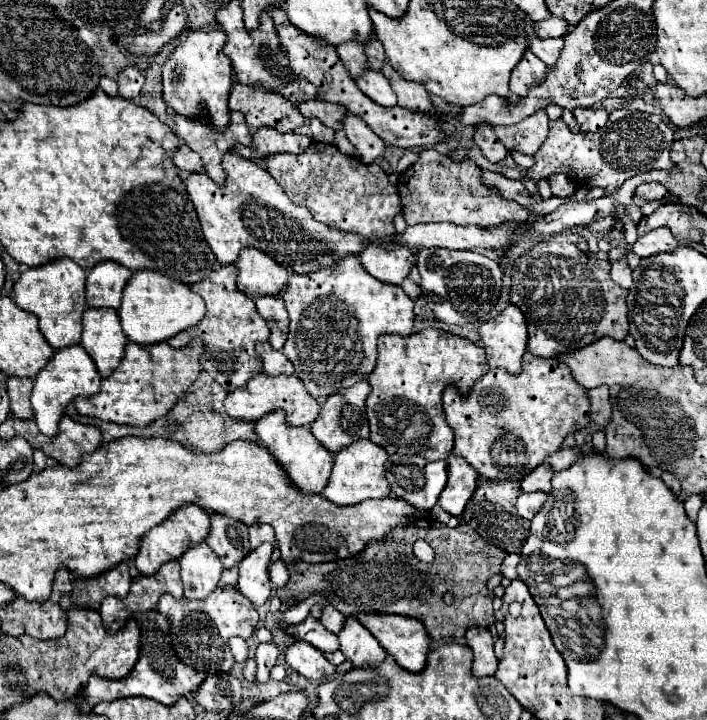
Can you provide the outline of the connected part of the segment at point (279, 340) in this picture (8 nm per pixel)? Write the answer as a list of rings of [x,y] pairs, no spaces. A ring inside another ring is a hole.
[[[257,296],[255,304],[257,312],[271,330],[271,346],[281,350],[289,332],[289,312],[285,308],[285,300],[281,296]]]

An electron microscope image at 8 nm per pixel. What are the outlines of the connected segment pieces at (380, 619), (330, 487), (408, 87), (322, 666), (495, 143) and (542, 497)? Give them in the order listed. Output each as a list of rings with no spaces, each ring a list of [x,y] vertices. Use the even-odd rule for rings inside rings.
[[[357,614],[357,620],[379,640],[387,654],[391,654],[397,664],[409,672],[417,672],[427,662],[429,634],[425,626],[407,616],[397,614]]]
[[[361,438],[361,440],[353,442],[351,446],[335,452],[333,458],[335,458],[335,464],[333,464],[331,478],[321,492],[327,500],[331,500],[333,504],[339,504],[339,506],[351,506],[351,504],[359,504],[369,498],[387,498],[389,496],[391,490],[389,490],[389,484],[385,478],[385,462],[387,462],[389,454],[385,452],[385,448],[373,444],[371,440]]]
[[[387,60],[383,64],[381,72],[391,82],[391,86],[393,86],[395,94],[397,94],[397,104],[399,106],[409,108],[413,112],[427,112],[431,108],[431,98],[429,98],[425,86],[421,86],[417,82],[407,82],[405,78],[401,78]]]
[[[297,640],[295,644],[291,644],[287,648],[285,662],[293,670],[297,670],[301,676],[311,678],[311,680],[325,678],[335,670],[335,666],[331,662],[327,662],[317,648],[313,648],[311,644],[307,644],[303,640]]]
[[[481,122],[481,124],[475,126],[473,140],[481,148],[485,158],[489,158],[489,162],[499,162],[507,154],[505,146],[497,140],[497,134],[493,134],[493,126],[487,124],[487,122]]]
[[[521,492],[515,506],[517,506],[517,512],[519,512],[521,518],[531,520],[535,516],[535,512],[539,512],[539,508],[543,506],[545,500],[547,500],[545,492],[531,492],[531,494]]]

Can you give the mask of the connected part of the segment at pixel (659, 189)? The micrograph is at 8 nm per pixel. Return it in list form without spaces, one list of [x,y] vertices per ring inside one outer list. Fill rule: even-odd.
[[[641,184],[635,190],[635,196],[643,198],[643,200],[657,200],[657,198],[663,198],[665,194],[667,194],[667,190],[661,184]]]

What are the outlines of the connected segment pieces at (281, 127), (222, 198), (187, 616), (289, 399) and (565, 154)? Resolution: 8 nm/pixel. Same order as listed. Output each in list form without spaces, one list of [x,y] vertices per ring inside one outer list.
[[[241,82],[233,84],[229,108],[245,114],[245,124],[251,132],[261,126],[271,126],[279,132],[293,132],[305,122],[301,112],[281,94]]]
[[[233,150],[221,160],[227,174],[223,186],[215,184],[203,172],[191,172],[183,184],[193,200],[203,236],[221,264],[233,264],[241,248],[257,248],[293,272],[311,272],[319,266],[329,266],[335,258],[359,254],[367,238],[345,234],[313,220],[305,206],[293,204],[275,178],[255,160],[247,160]]]
[[[219,586],[205,600],[189,600],[189,598],[173,598],[171,594],[163,594],[157,604],[159,612],[165,612],[173,622],[173,648],[177,648],[181,660],[191,664],[191,668],[207,672],[229,672],[233,666],[233,656],[227,646],[231,636],[249,638],[257,628],[259,614],[255,604],[249,602],[235,586]]]
[[[257,372],[245,388],[233,390],[229,392],[229,396],[225,398],[225,412],[233,418],[243,418],[243,420],[259,420],[263,414],[273,412],[273,410],[285,410],[287,412],[287,422],[291,426],[305,426],[311,424],[319,414],[321,414],[321,404],[315,396],[311,396],[305,390],[305,384],[301,382],[301,378],[297,374],[285,376],[269,376],[265,372]]]
[[[613,110],[609,114],[604,128],[595,134],[571,132],[569,126],[559,120],[551,120],[549,136],[543,146],[533,154],[533,168],[523,170],[525,178],[531,182],[547,180],[553,174],[565,174],[571,182],[579,186],[597,186],[597,188],[619,188],[627,178],[651,172],[651,170],[677,170],[677,164],[671,160],[671,144],[675,142],[675,130],[671,124],[663,122],[655,114],[631,112],[631,110]]]

